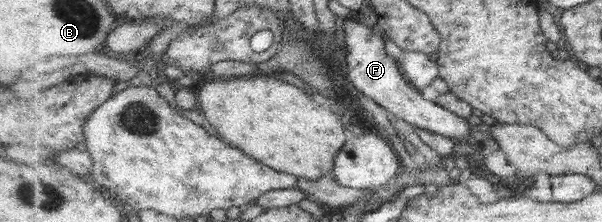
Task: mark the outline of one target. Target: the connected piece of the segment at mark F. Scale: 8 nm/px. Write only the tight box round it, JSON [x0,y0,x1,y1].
[343,16,474,143]

